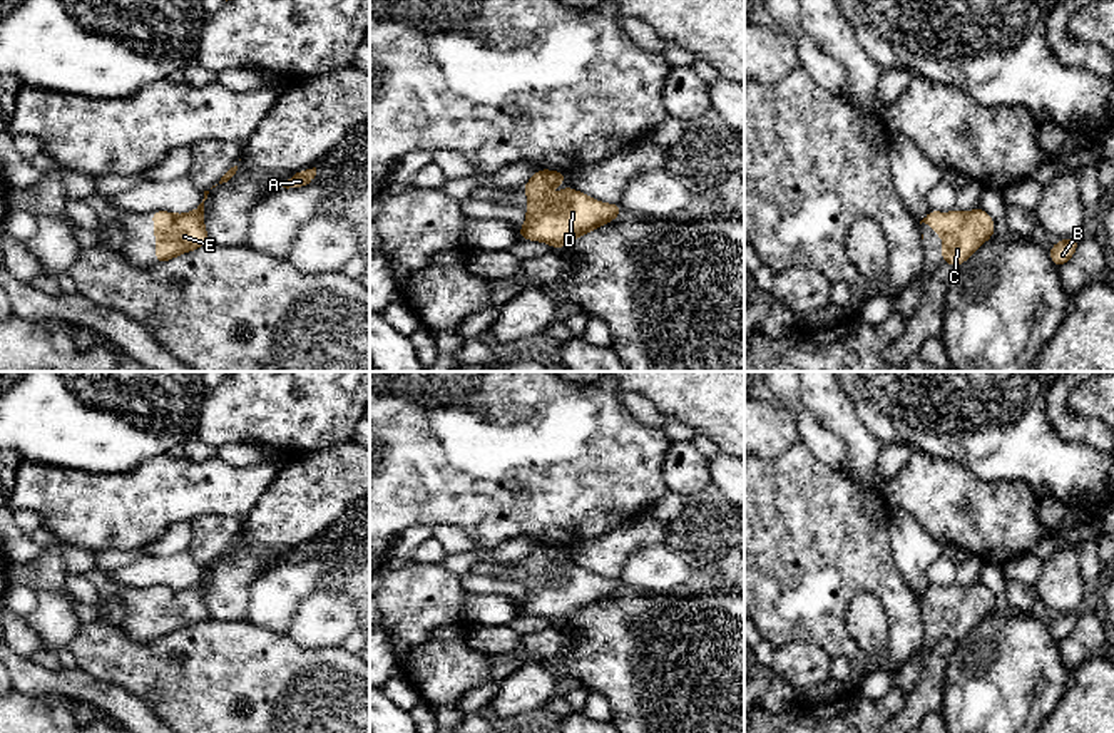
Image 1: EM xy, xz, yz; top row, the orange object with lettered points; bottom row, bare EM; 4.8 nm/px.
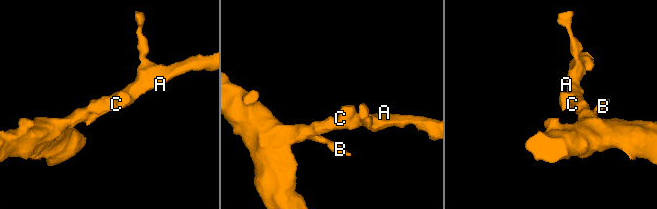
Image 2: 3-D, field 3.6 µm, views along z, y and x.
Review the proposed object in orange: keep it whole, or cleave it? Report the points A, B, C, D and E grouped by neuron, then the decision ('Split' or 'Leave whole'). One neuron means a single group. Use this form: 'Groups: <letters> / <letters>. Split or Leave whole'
Groups: A B C D E. Leave whole

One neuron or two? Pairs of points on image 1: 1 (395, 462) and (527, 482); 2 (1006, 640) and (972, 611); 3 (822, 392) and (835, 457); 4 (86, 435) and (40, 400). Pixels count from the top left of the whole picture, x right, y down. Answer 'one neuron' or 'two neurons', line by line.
1: one neuron
2: two neurons
3: two neurons
4: one neuron

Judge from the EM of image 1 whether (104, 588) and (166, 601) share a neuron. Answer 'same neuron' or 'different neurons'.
same neuron

